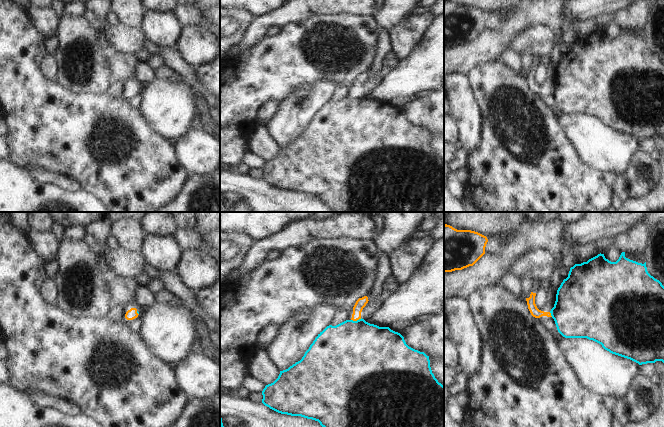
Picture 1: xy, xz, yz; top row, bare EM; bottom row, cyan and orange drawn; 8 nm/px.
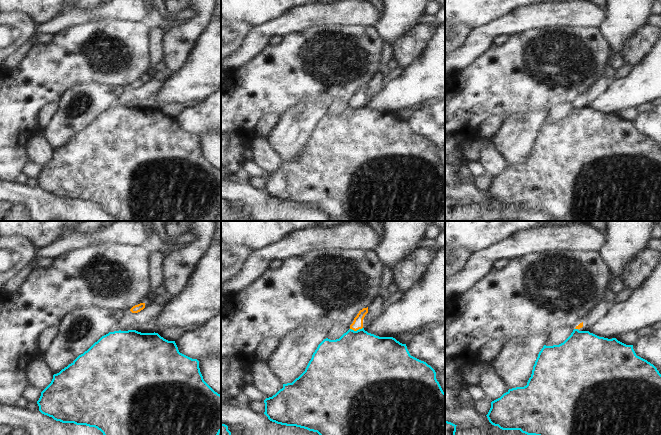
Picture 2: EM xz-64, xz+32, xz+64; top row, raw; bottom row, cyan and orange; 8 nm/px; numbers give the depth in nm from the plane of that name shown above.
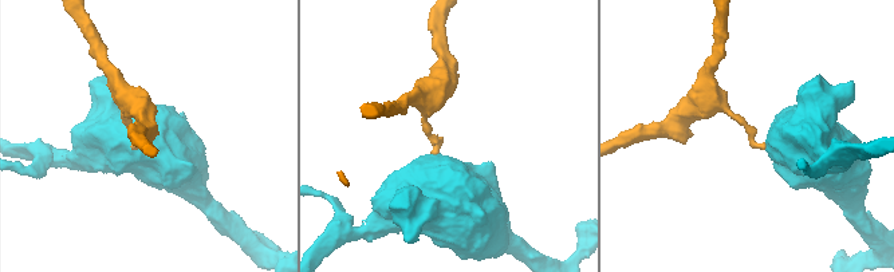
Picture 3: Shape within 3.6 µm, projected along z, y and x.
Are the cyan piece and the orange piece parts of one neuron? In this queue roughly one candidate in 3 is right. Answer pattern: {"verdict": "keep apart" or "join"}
{"verdict": "keep apart"}

